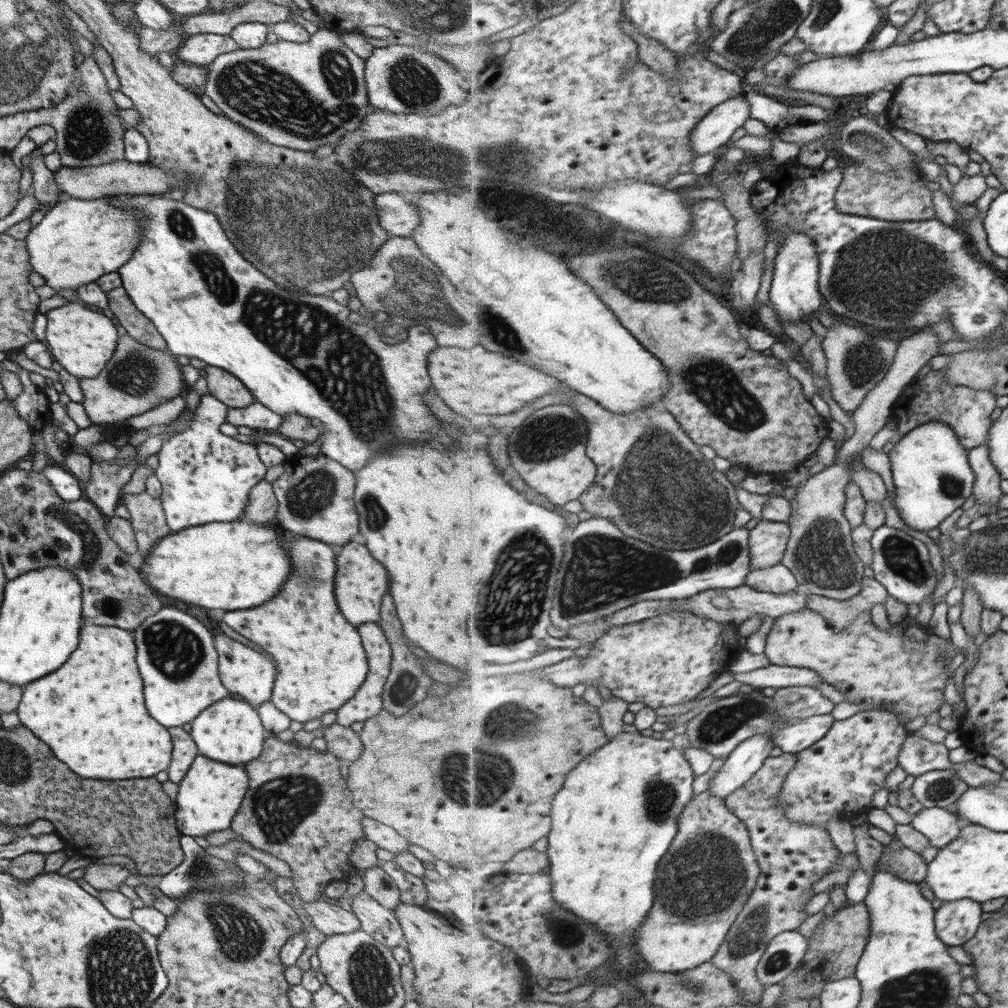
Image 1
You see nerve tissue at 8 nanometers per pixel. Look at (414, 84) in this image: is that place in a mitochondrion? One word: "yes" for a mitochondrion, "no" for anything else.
yes

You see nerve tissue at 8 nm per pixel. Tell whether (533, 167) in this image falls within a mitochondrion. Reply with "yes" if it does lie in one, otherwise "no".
yes

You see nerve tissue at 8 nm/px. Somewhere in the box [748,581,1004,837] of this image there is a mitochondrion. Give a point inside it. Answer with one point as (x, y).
(938, 791)

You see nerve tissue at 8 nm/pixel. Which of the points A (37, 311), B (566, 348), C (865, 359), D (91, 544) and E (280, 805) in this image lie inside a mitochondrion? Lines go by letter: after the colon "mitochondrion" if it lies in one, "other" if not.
A: other
B: other
C: mitochondrion
D: mitochondrion
E: mitochondrion

